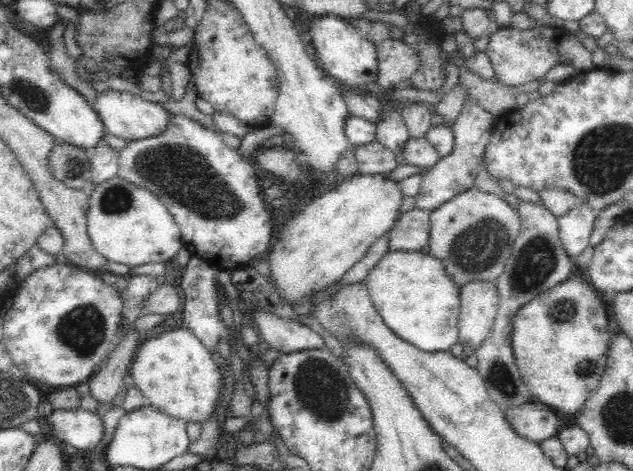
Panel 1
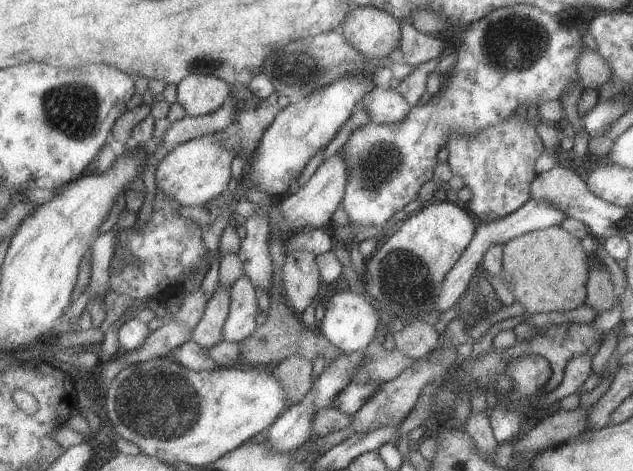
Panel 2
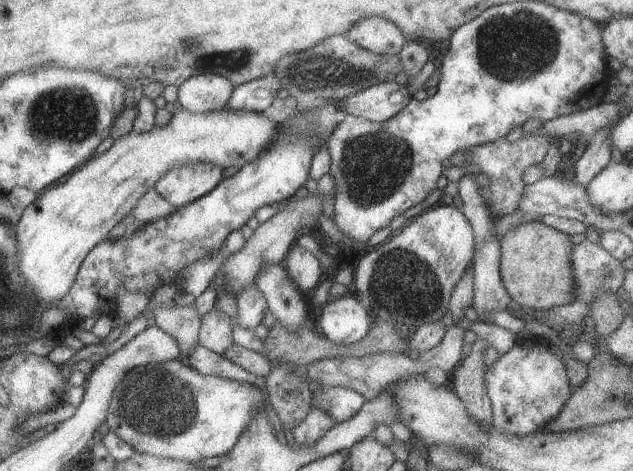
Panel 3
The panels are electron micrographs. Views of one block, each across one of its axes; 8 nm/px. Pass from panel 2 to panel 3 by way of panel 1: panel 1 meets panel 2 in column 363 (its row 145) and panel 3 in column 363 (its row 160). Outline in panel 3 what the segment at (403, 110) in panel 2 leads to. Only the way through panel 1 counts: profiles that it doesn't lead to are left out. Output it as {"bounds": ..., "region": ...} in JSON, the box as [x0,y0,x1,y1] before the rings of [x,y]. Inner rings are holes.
{"bounds":[338,81,410,122],"region":[[[395,81],[377,83],[340,99],[338,106],[346,114],[381,122],[391,118],[391,115],[409,102],[410,94],[405,87],[406,85],[399,85]]]}

